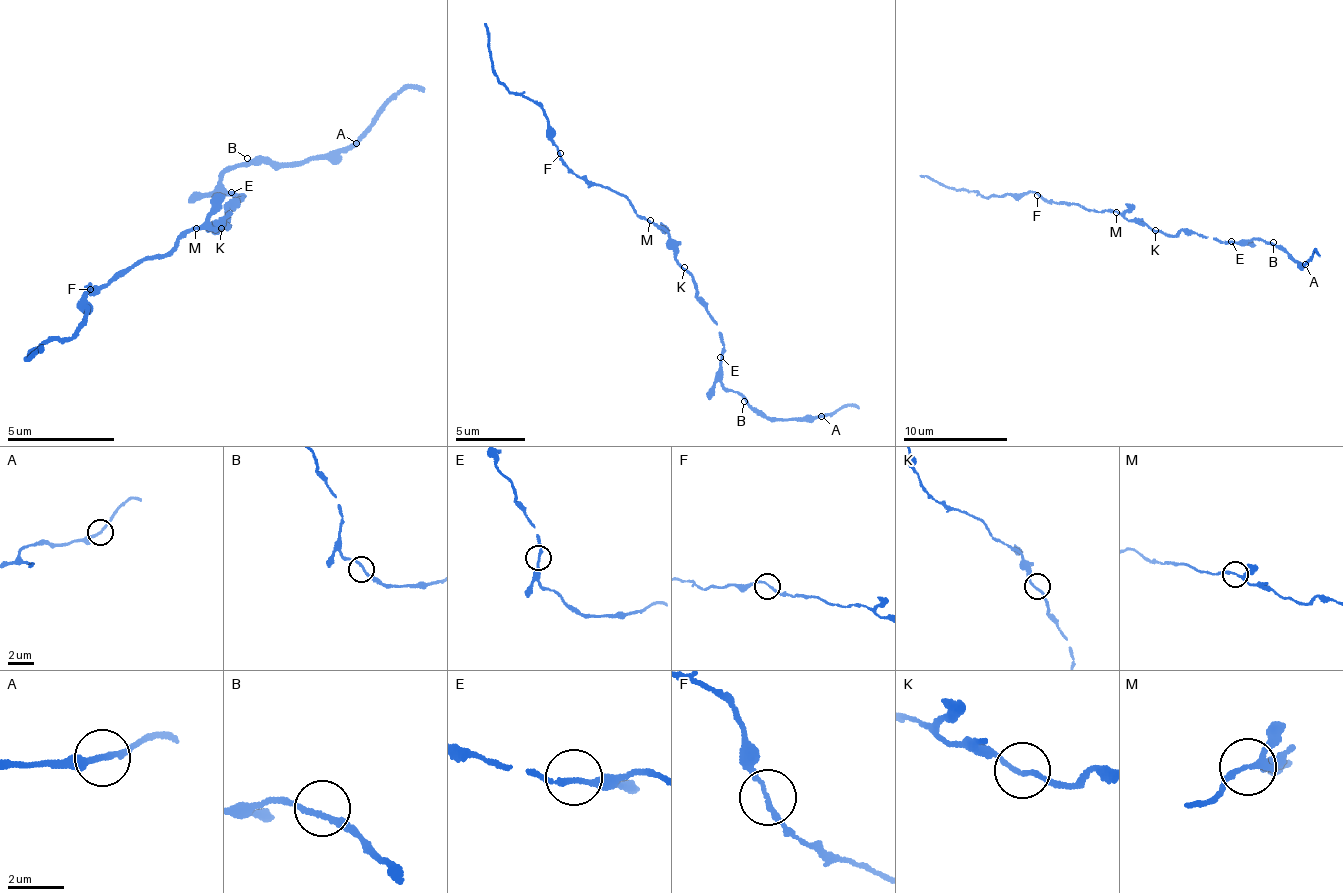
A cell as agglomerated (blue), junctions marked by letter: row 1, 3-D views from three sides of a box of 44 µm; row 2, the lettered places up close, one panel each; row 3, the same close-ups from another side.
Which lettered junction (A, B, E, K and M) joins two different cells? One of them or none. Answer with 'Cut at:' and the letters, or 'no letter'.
Cut at: no letter

